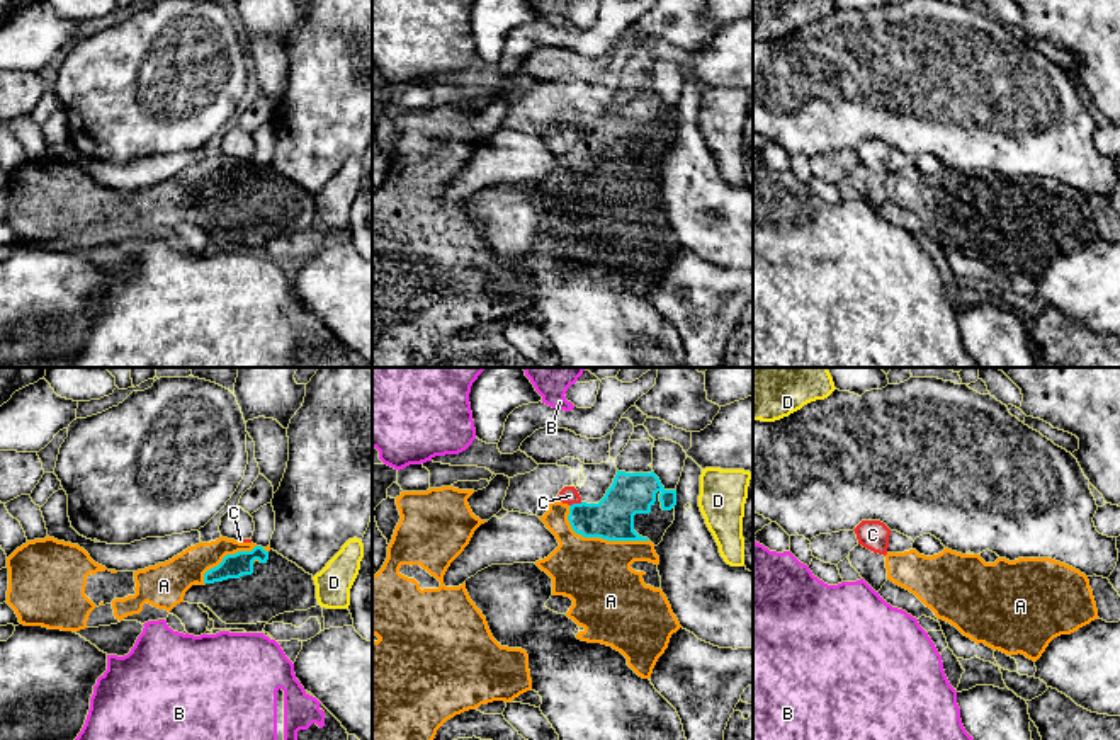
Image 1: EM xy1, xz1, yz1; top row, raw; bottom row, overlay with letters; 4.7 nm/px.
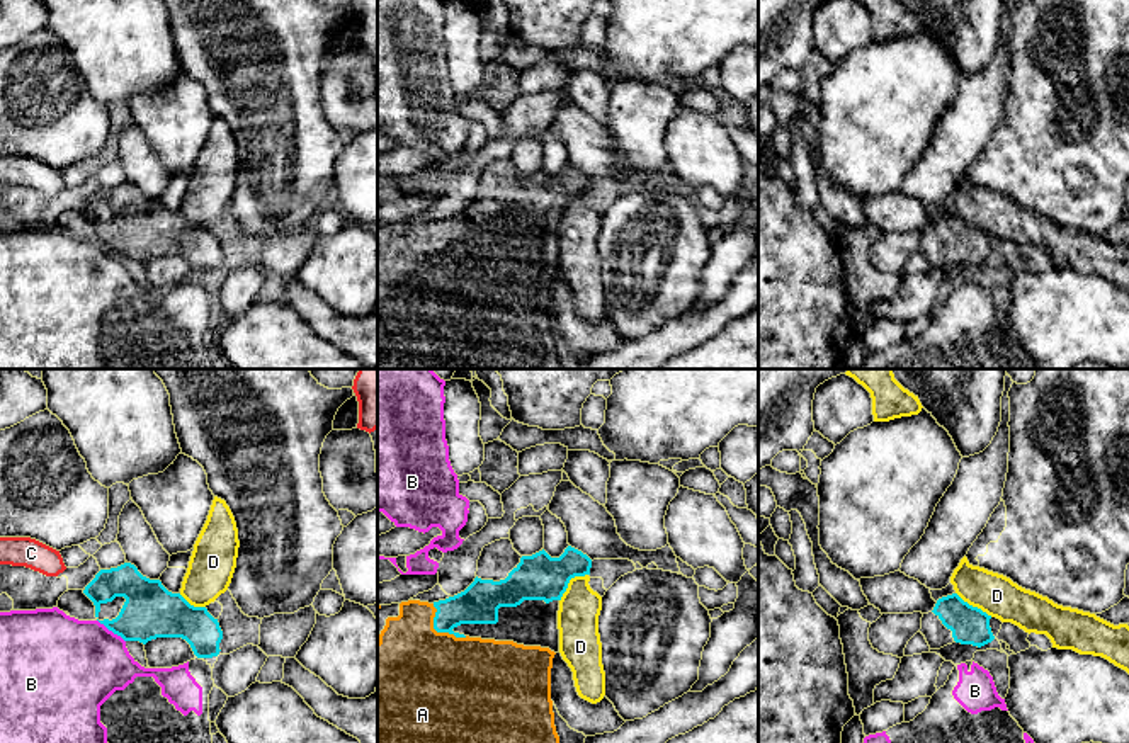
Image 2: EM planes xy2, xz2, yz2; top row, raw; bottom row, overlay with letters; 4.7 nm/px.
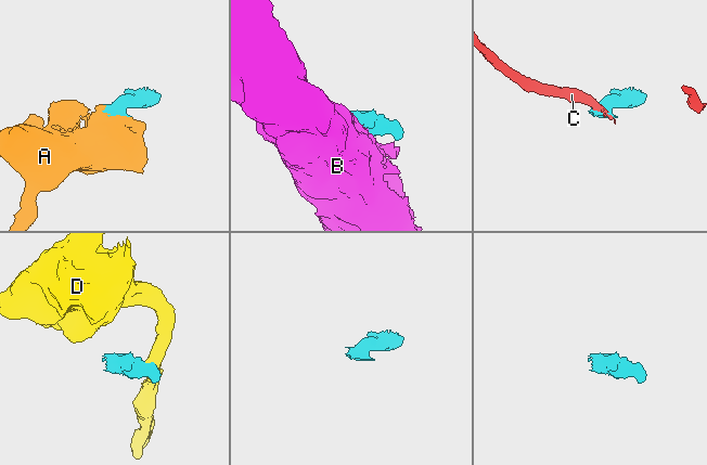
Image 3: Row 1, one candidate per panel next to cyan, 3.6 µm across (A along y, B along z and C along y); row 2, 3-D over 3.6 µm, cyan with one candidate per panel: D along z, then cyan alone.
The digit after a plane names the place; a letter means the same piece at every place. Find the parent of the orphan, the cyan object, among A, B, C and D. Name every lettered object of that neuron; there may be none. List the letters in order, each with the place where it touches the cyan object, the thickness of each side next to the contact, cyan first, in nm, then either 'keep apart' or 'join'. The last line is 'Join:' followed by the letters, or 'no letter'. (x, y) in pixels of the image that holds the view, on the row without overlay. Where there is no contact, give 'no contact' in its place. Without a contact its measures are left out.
A: xz1 (599, 155) | 200/340 nm | join
B: xy2 (111, 249) | 260/440 nm | keep apart
C: xz1 (575, 123) | 200/90 nm | keep apart
D: xz2 (568, 201) | 220/190 nm | keep apart
Join: A

